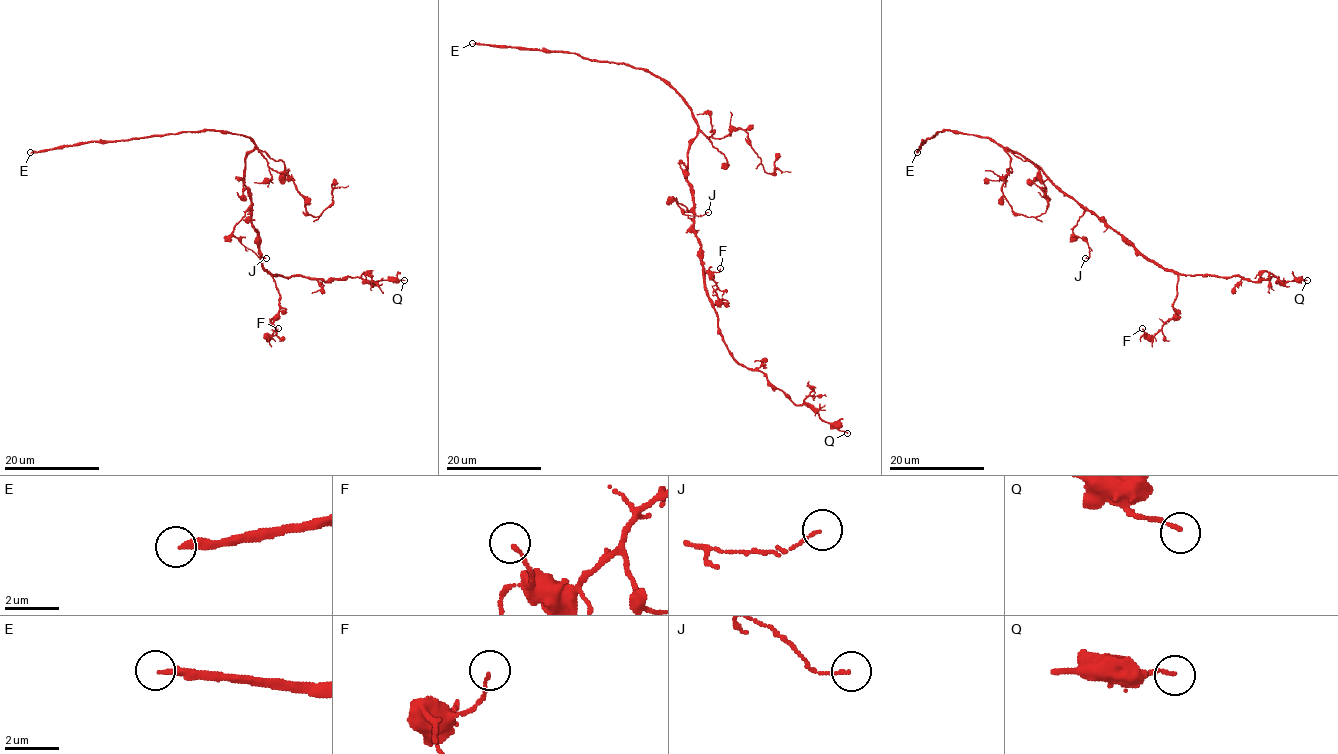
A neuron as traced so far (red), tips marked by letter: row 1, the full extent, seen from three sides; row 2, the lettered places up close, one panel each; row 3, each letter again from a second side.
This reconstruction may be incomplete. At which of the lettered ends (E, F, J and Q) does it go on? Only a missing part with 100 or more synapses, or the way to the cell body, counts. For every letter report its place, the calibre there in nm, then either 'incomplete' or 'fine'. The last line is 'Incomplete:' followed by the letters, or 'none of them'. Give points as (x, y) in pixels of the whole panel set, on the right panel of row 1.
E: place (917, 152); calibre 220 nm; incomplete
F: place (1142, 328); calibre 110 nm; fine
J: place (1085, 258); calibre 90 nm; fine
Q: place (1307, 280); calibre 130 nm; fine
Incomplete: E

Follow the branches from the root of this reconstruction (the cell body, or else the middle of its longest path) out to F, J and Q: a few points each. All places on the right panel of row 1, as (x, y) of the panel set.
F: (1065, 193), (1094, 211), (1144, 255), (1177, 275), (1175, 314), (1152, 335), (1145, 335), (1142, 328)
J: (1065, 193), (1084, 211), (1072, 232), (1088, 244), (1089, 258), (1085, 258)
Q: (1065, 193), (1165, 270), (1188, 275), (1238, 275), (1253, 281), (1272, 277), (1281, 281), (1307, 280)

